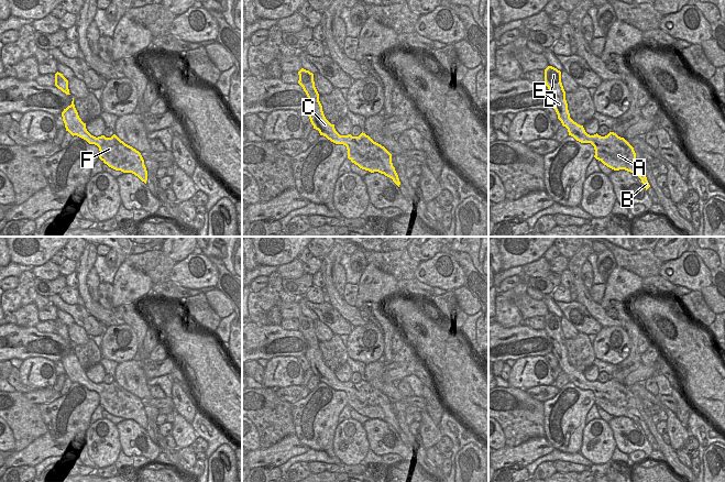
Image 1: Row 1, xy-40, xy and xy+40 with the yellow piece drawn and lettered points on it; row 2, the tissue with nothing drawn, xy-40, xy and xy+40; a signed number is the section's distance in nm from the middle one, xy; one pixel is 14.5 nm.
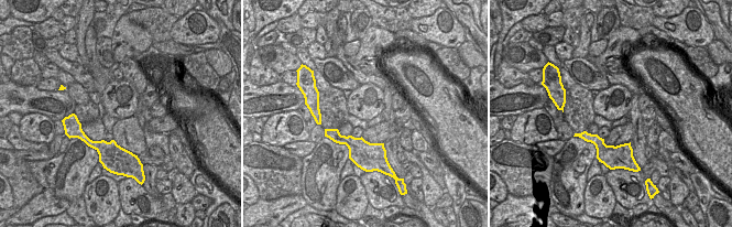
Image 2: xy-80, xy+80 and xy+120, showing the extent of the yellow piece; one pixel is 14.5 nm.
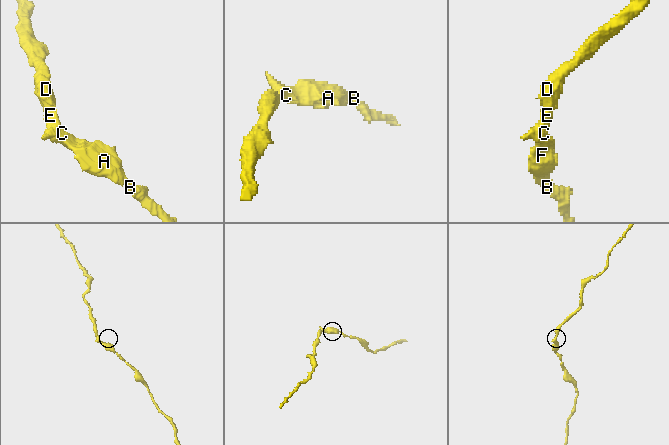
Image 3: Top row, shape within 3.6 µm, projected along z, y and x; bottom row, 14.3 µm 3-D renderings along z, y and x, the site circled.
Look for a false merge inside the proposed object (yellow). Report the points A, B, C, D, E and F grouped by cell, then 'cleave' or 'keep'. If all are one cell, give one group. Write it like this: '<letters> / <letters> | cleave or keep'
A B C D E F | keep

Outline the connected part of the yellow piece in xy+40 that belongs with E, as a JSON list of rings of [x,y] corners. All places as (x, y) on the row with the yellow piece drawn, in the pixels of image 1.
[[[548,66],[545,69],[545,84],[552,95],[551,106],[562,125],[568,129],[569,135],[581,143],[591,143],[595,150],[594,157],[607,167],[614,171],[625,169],[637,175],[647,190],[650,187],[647,177],[636,161],[634,147],[624,138],[614,132],[609,132],[605,136],[597,133],[590,135],[585,132],[583,125],[578,124],[570,118],[565,91],[561,83],[561,72]]]

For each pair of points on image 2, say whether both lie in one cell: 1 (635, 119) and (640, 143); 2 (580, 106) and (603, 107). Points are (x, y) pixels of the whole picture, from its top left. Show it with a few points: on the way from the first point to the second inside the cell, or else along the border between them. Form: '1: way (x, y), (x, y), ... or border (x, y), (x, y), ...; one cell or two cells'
1: way (638, 125), (640, 137); one cell
2: border (592, 99), (592, 110), (596, 114); two cells

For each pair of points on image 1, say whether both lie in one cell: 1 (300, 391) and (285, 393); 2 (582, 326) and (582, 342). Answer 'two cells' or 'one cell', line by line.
1: one cell
2: two cells

